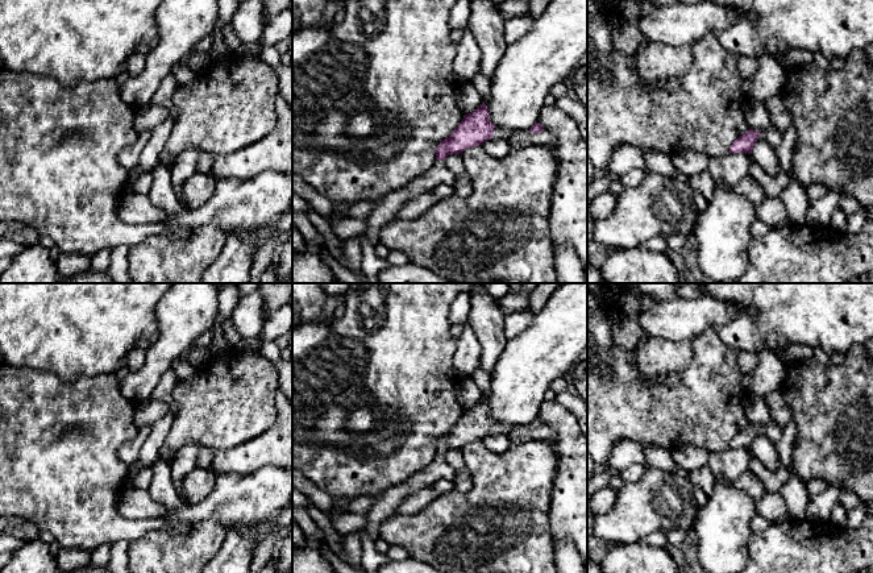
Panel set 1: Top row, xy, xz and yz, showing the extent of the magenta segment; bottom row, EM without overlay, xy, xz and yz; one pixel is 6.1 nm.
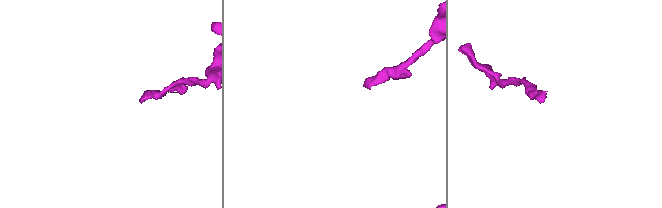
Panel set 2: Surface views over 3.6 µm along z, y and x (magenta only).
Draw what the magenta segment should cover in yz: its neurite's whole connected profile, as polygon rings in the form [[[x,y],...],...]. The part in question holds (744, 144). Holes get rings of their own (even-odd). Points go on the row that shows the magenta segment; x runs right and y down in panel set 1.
[[[773,125],[764,132],[748,129],[744,134],[741,134],[732,142],[728,151],[733,154],[735,153],[751,154],[758,137],[765,140],[776,150],[782,144],[782,136],[783,130]]]

